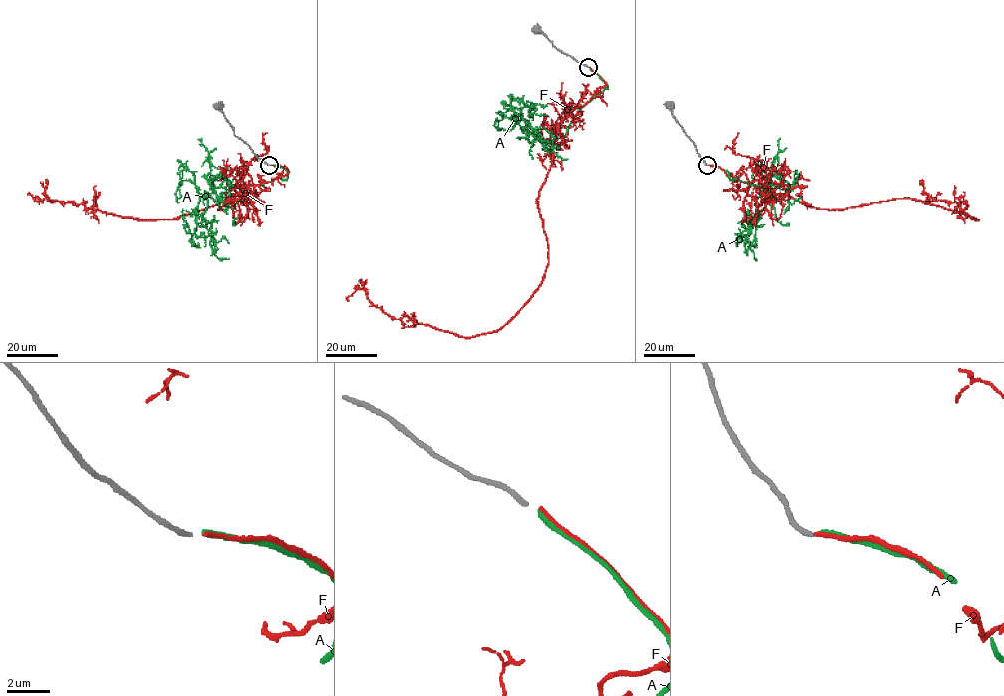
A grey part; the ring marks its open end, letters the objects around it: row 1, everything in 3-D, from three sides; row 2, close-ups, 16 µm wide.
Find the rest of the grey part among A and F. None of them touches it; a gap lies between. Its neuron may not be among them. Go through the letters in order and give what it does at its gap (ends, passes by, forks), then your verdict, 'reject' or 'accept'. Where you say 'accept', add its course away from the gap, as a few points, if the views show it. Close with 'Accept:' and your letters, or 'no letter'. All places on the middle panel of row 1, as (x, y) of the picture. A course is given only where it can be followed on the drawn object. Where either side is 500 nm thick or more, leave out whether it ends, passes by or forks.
A: it ends there; accept; it runs (589, 67), (607, 88), (563, 137), (539, 140), (548, 145), (526, 134), (520, 107), (534, 104), (531, 116)
F: it ends there; reject
Accept: A

